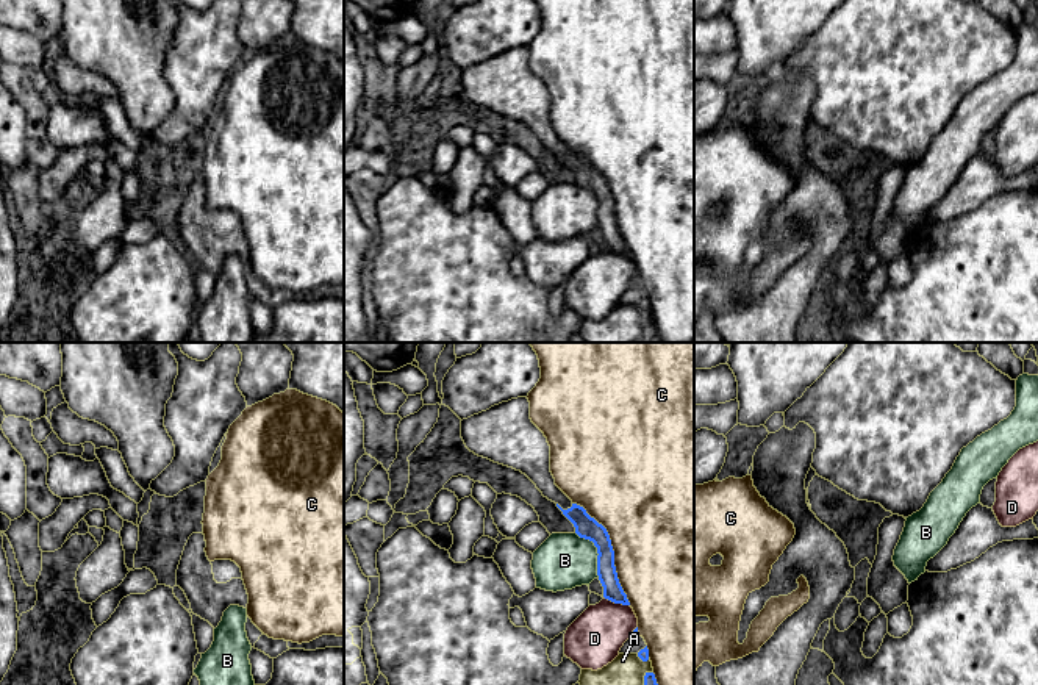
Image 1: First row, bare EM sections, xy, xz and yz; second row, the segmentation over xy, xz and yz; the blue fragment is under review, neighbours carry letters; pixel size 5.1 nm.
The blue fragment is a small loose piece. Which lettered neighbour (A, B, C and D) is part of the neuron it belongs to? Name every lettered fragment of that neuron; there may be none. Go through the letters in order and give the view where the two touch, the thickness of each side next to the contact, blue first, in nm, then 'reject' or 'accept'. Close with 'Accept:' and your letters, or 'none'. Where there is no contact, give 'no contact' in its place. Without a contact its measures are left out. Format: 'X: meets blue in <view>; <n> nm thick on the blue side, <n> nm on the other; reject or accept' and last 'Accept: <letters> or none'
A: meets blue in xz; 60 nm thick on the blue side, 160 nm on the other; reject
B: meets blue in xz; 120 nm thick on the blue side, 280 nm on the other; reject
C: meets blue in xz; 120 nm thick on the blue side, 500 nm on the other; reject
D: meets blue in xz; 100 nm thick on the blue side, 280 nm on the other; reject
Accept: none

